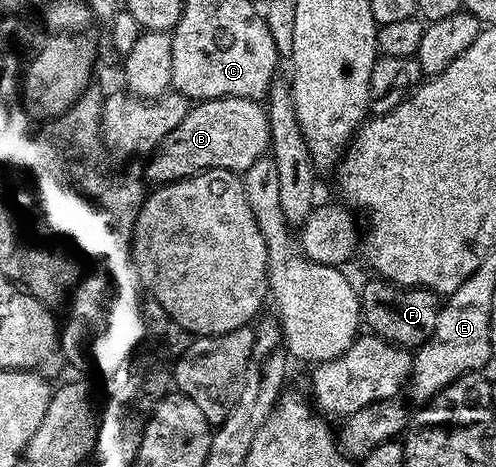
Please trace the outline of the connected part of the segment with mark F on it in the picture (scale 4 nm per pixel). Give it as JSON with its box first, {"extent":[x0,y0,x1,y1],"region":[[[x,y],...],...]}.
{"extent":[360,280,439,348],"region":[[[373,280],[364,287],[360,287],[361,316],[364,325],[378,338],[392,342],[394,346],[416,348],[422,346],[435,332],[435,320],[439,320],[438,295],[432,290],[420,288],[402,288],[394,286],[392,282]]]}

